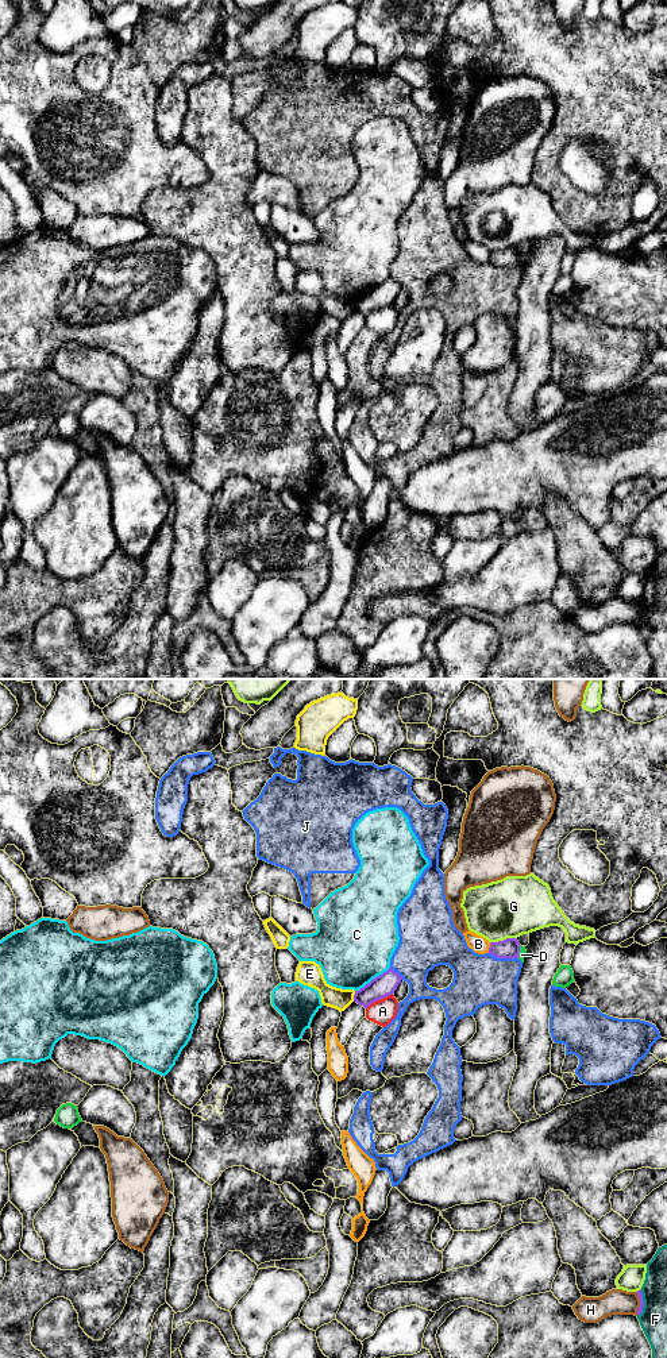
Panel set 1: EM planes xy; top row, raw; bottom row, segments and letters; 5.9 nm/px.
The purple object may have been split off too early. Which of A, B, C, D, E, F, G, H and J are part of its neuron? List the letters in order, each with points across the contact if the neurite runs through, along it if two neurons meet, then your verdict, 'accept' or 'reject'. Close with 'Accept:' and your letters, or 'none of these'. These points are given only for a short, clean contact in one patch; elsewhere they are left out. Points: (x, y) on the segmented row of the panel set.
A: reject
B: reject
C: reject
D: reject
E: along xy (355, 991), (353, 1000) | reject
F: reject
G: reject
H: reject
J: reject
Accept: none of these

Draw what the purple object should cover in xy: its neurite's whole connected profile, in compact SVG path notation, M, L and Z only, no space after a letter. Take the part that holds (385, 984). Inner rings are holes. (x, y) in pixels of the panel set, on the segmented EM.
M389 968L363 988L355 991L354 1002L367 1008L371 1003L393 995L401 980L402 977Z

